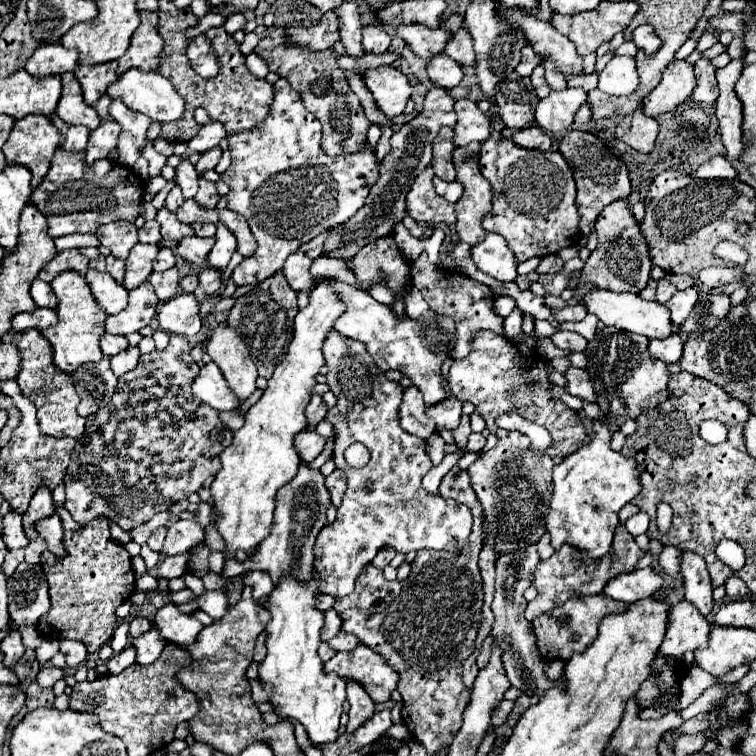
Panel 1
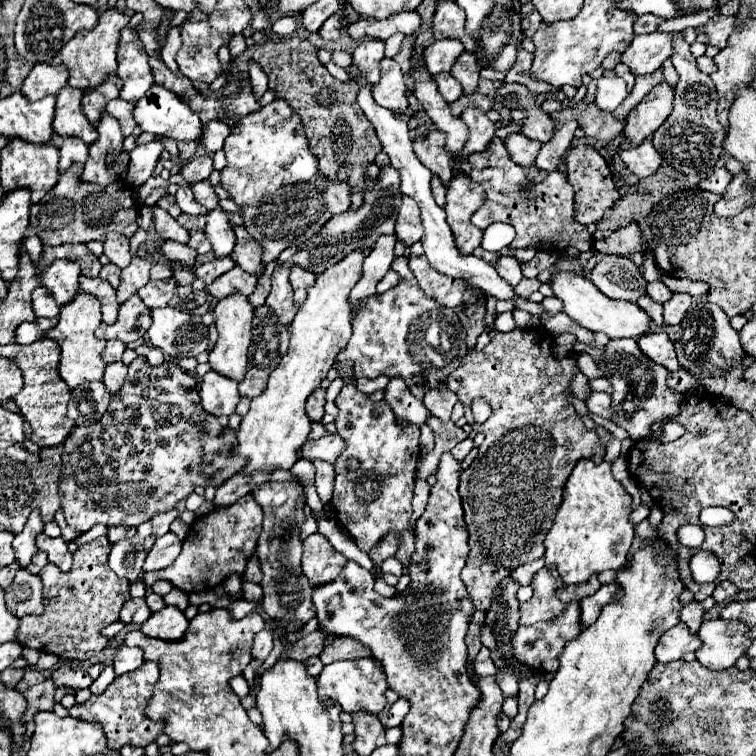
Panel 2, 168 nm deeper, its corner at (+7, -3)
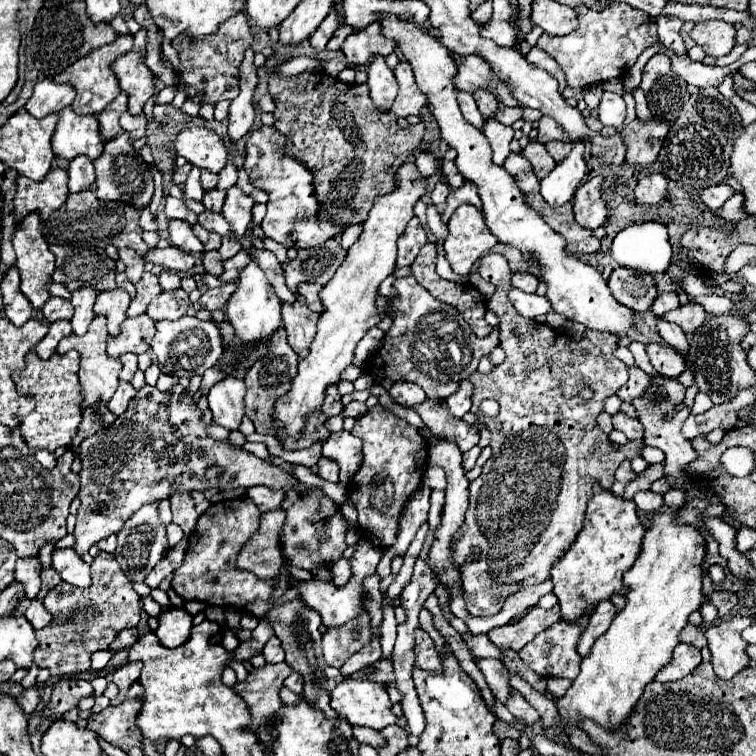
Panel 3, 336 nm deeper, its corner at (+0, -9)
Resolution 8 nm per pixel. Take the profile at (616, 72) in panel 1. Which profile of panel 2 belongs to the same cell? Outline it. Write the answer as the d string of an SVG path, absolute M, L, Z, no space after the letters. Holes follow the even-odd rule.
M602 75L598 79L598 89L596 89L596 105L604 111L614 111L624 99L628 97L626 83L620 77L606 77Z

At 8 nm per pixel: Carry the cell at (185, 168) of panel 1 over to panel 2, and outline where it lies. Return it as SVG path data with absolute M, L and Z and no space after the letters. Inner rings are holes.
M186 185L186 187L180 187L180 189L176 191L176 195L174 195L174 197L176 197L176 203L178 203L178 207L180 207L184 213L190 213L190 215L206 213L206 209L194 201L192 187L190 187L190 185Z

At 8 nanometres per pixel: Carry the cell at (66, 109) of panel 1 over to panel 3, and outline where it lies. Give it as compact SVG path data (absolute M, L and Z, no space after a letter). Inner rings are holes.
M71 107L59 113L57 131L53 135L53 151L57 157L71 161L79 155L87 155L95 161L103 153L103 145L95 115L79 117Z

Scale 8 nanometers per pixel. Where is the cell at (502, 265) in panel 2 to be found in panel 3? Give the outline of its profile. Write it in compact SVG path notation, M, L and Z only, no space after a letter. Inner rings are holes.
M513 273L511 283L513 283L515 289L521 289L525 293L535 293L537 285L539 285L539 279L531 273Z

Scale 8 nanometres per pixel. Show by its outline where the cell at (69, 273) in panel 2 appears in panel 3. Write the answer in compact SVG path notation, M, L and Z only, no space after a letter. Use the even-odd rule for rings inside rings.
M85 287L85 289L79 289L79 291L73 293L71 303L73 303L73 307L75 307L75 315L73 315L71 323L73 323L73 333L75 333L75 335L87 333L89 323L91 323L93 317L95 317L95 315L93 315L95 297L97 297L97 293L95 293L95 289L91 289L91 287Z

